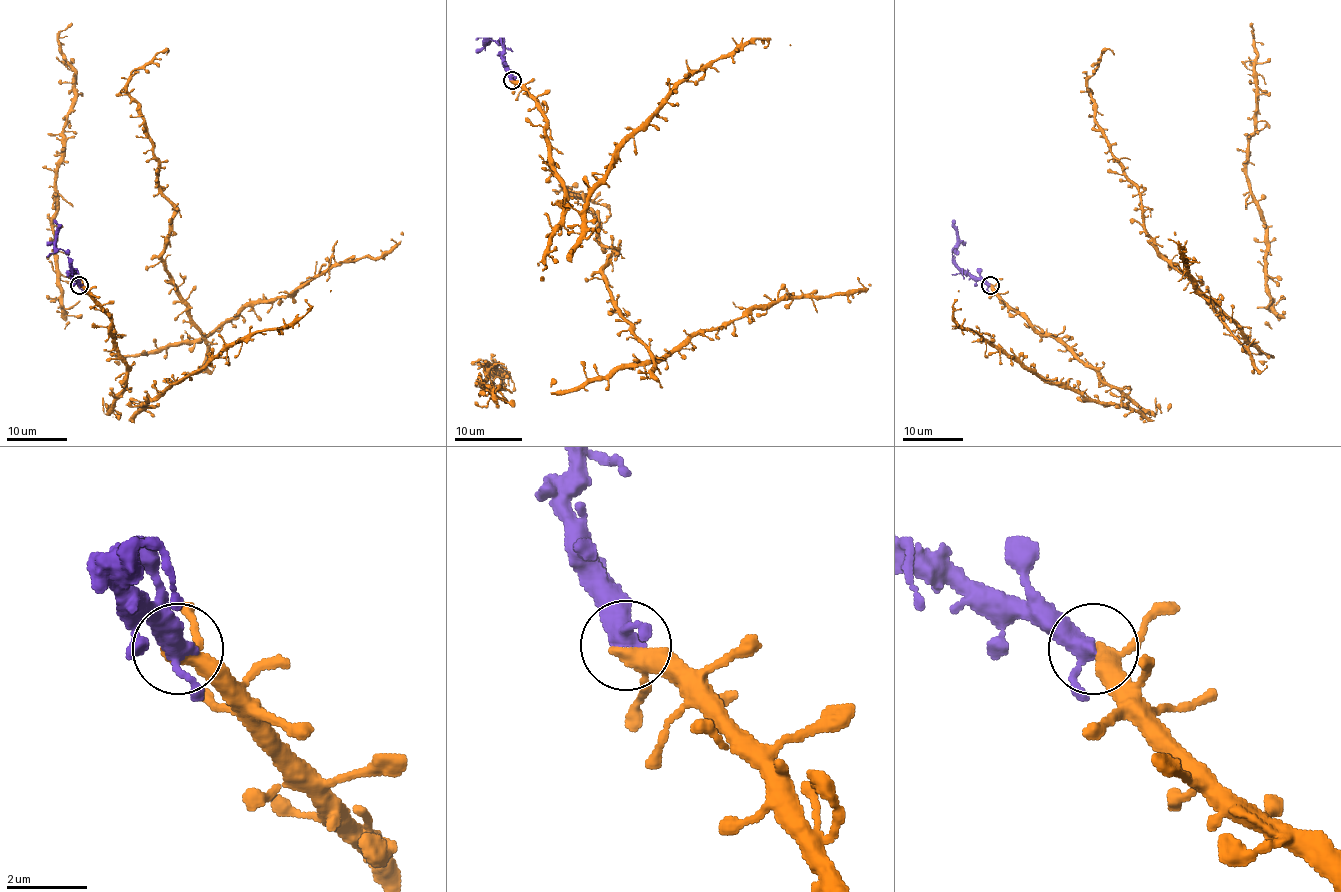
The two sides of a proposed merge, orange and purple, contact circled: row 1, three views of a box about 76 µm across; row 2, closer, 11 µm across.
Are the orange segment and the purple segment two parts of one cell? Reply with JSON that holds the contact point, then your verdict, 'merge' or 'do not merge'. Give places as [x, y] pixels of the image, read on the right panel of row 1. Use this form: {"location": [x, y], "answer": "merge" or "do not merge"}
{"location": [990, 285], "answer": "merge"}

